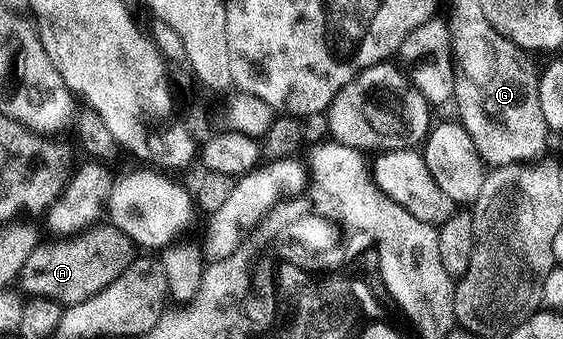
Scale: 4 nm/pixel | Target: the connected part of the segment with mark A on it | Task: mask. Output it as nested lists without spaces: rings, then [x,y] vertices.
[[[99,222],[75,236],[52,239],[52,244],[38,243],[29,258],[25,258],[25,266],[21,266],[18,291],[28,297],[62,306],[93,298],[93,294],[105,290],[105,286],[109,286],[109,282],[113,282],[117,275],[115,240],[117,241],[115,227],[109,222]]]

